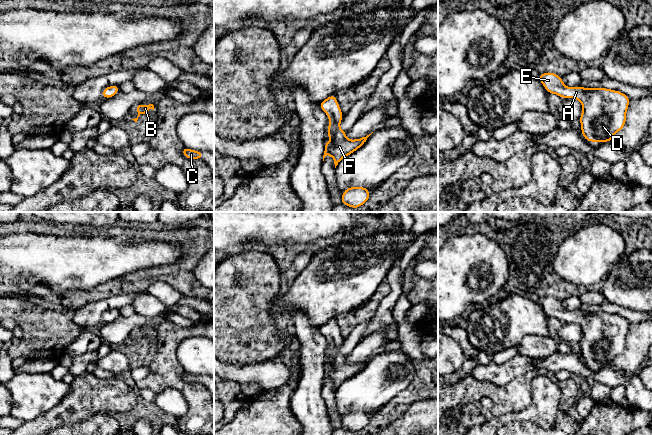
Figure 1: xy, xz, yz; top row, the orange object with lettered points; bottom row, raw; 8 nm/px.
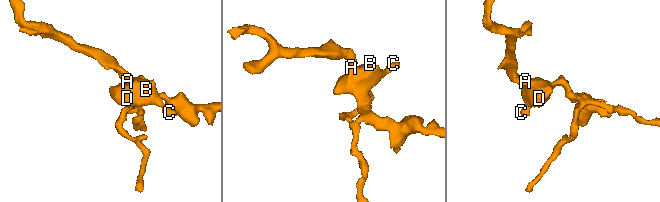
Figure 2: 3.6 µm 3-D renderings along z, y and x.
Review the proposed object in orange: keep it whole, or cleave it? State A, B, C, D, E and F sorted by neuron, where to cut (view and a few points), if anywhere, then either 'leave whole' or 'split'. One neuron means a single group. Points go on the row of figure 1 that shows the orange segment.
A B C D E F | no cut | leave whole

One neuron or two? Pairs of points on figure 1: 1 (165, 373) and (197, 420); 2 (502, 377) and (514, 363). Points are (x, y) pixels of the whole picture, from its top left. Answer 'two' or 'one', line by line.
1: one
2: one

